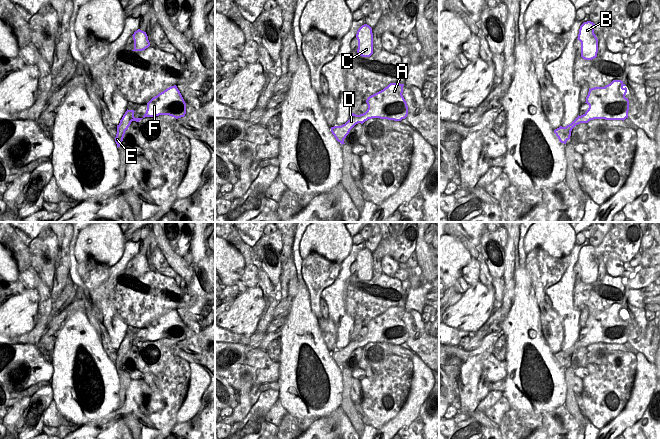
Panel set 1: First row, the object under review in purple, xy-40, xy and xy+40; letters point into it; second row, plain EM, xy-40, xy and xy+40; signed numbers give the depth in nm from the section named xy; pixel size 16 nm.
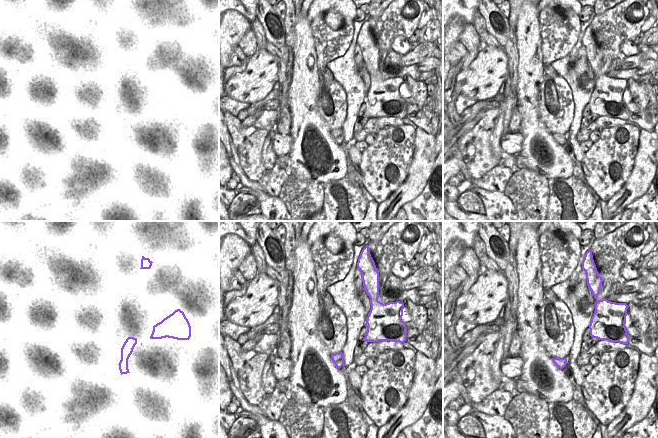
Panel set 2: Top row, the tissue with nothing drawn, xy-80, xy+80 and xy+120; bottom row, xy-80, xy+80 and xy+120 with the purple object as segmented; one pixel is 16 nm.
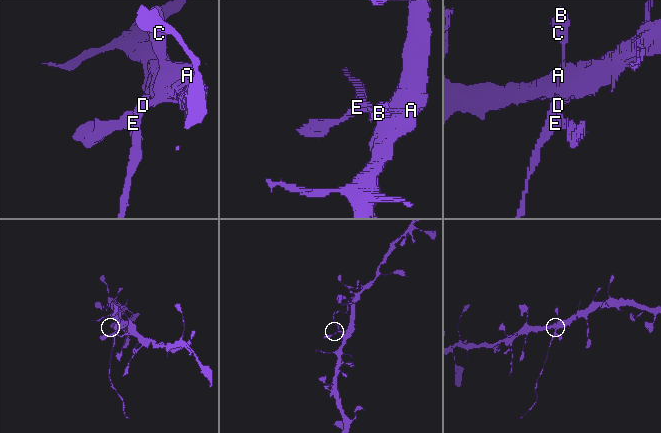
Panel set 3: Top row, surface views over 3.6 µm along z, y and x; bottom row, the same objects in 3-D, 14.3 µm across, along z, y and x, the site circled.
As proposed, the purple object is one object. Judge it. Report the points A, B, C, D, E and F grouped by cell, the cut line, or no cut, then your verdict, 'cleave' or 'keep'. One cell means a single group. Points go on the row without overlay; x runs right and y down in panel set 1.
A B C F / D E; cut in xy along (356, 339), (359, 346); cleave

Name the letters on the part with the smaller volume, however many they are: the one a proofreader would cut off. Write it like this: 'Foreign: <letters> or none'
Foreign: D, E

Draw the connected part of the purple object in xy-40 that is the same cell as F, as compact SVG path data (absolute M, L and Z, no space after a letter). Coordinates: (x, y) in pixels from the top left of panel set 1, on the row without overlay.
M171 310L153 321L147 327L146 337L142 342L135 342L139 346L145 341L156 341L159 339L169 339L176 343L184 341L186 338L186 327L177 310Z

